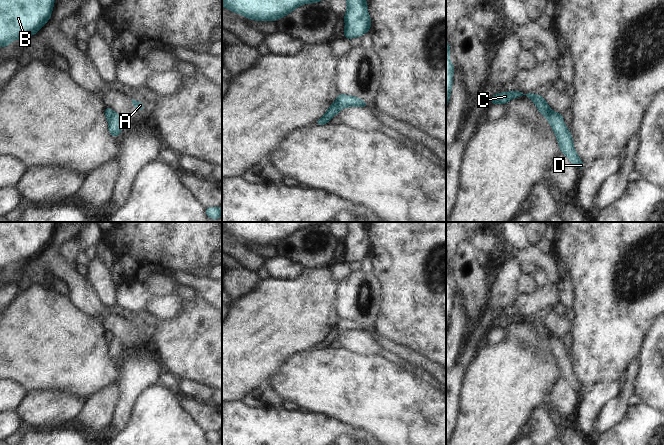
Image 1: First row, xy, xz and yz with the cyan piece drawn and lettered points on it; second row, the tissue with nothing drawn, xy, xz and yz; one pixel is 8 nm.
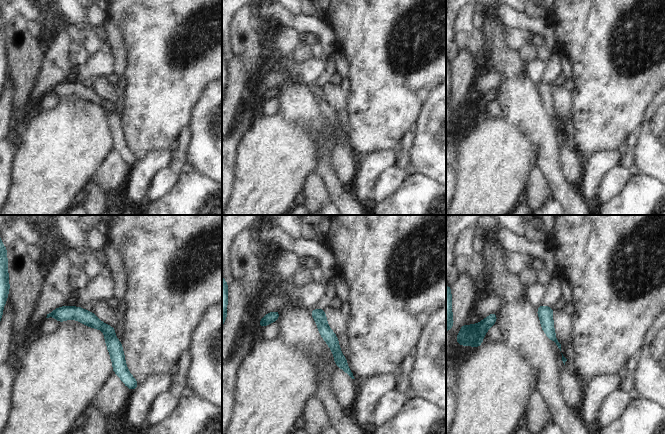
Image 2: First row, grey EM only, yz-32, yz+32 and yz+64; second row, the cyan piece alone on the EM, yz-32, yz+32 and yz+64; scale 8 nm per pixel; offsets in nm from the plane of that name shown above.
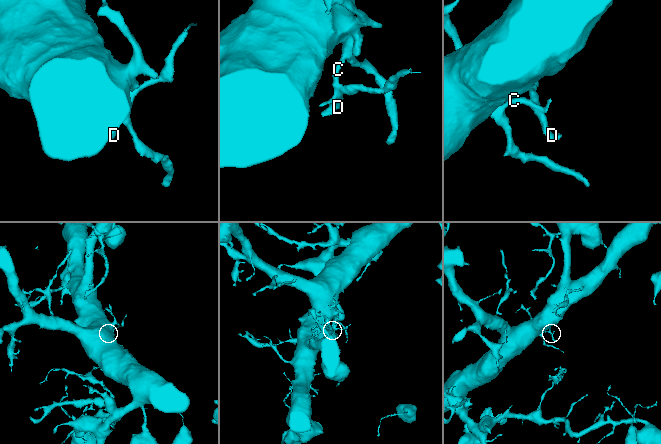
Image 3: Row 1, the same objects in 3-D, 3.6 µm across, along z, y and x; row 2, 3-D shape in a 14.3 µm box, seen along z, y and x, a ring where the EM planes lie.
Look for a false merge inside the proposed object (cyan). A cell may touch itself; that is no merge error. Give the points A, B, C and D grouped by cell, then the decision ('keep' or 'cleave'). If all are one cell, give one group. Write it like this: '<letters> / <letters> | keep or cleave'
A D / B C | cleave

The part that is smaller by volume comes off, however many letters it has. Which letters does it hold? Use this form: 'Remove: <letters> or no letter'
Remove: A, D.

